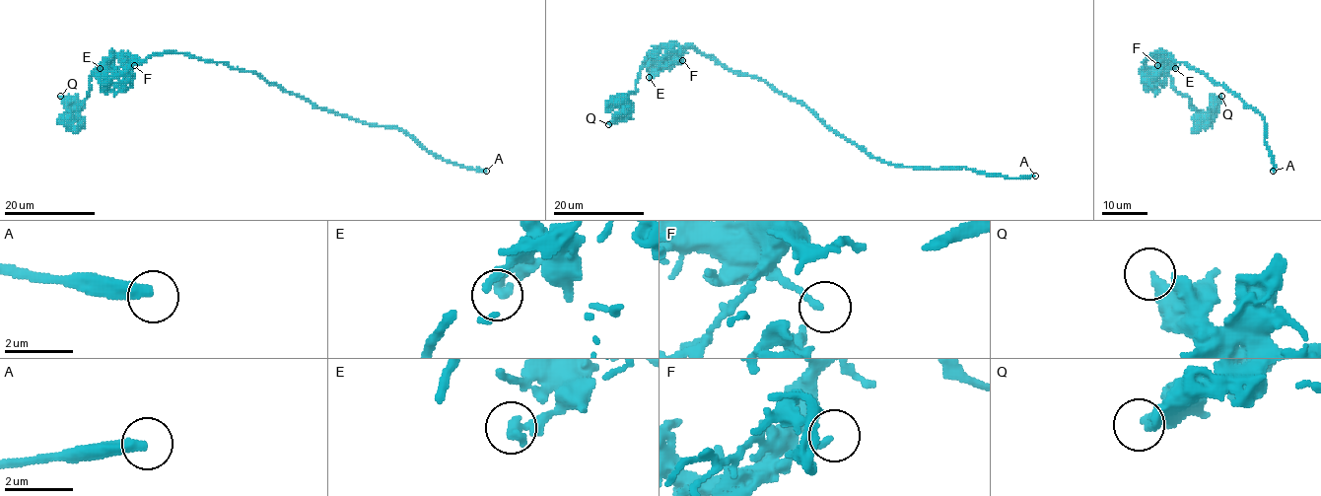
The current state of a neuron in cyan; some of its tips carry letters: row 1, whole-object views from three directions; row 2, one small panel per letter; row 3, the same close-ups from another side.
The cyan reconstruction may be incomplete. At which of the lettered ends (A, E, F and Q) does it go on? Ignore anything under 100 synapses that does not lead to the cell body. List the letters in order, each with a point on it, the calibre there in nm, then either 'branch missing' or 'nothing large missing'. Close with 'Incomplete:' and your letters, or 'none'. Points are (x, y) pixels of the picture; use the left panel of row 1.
A: place (486, 171); calibre 380 nm; branch missing
E: place (100, 68); calibre 300 nm; nothing large missing
F: place (134, 65); calibre 120 nm; nothing large missing
Q: place (60, 96); calibre 320 nm; nothing large missing
Incomplete: A

